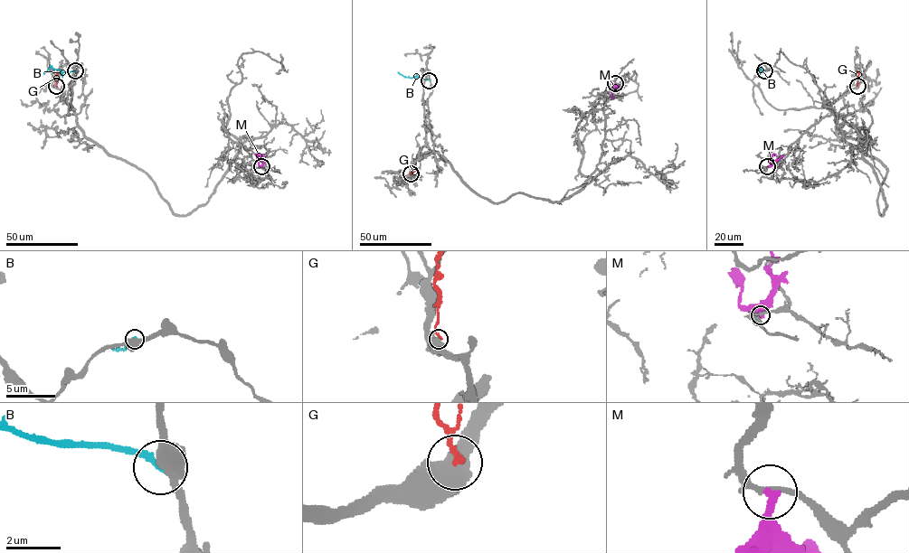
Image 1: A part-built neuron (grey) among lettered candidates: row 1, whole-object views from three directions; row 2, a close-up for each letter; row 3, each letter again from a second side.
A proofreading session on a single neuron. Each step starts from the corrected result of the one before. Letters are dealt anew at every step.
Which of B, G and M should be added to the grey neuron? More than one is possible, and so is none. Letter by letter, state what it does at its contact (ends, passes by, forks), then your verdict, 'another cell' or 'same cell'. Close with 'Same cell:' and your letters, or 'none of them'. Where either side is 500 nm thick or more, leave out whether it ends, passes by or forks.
B: it ends | another cell
G: another cell
M: it ends | another cell
Same cell: none of them

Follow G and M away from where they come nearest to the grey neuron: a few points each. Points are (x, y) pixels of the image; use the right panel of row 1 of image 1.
G: (857, 86), (858, 72), (856, 72)
M: (767, 166), (776, 154)

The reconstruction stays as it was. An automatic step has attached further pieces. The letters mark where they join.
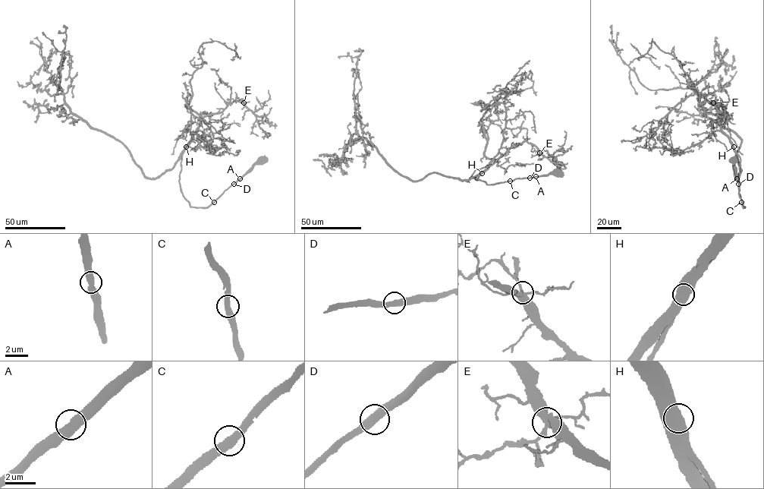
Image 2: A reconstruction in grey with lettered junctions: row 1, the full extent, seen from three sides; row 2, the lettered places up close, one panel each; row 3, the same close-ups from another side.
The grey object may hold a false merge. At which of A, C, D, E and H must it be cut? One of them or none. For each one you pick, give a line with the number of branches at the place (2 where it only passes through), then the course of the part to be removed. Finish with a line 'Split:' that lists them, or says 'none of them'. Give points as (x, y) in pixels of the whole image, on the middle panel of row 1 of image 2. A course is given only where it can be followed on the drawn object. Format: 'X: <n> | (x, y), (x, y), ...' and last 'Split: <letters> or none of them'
Split: none of them

